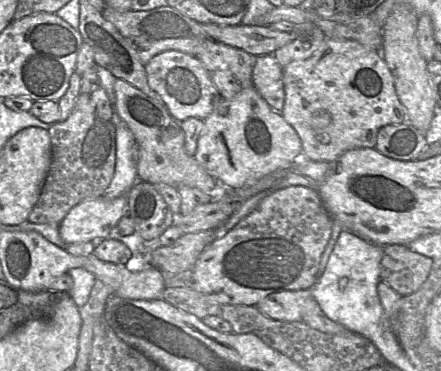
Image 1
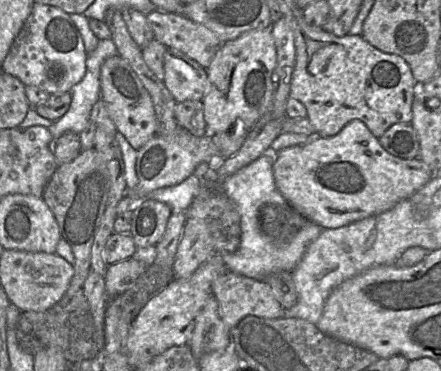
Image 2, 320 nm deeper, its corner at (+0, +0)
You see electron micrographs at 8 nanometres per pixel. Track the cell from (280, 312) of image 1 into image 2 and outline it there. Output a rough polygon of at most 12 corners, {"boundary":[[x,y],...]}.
{"boundary":[[227,271],[212,282],[229,330],[284,308],[264,280]]}

